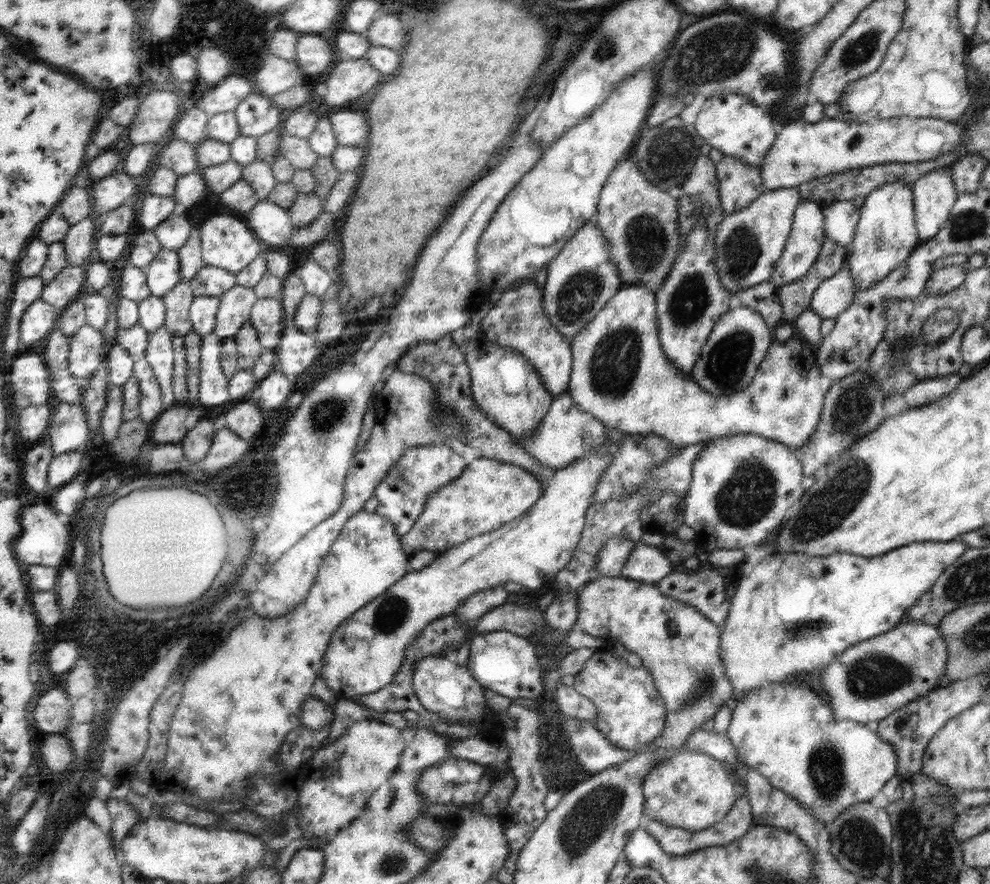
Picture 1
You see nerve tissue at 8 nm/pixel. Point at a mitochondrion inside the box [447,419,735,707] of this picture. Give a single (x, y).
(582, 436)

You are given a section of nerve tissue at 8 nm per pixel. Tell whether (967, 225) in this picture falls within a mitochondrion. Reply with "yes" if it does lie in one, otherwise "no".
yes

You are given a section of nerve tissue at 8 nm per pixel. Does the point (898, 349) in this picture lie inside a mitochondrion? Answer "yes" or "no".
yes

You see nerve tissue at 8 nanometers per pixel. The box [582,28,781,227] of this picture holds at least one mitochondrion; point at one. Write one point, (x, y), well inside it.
(668, 154)

